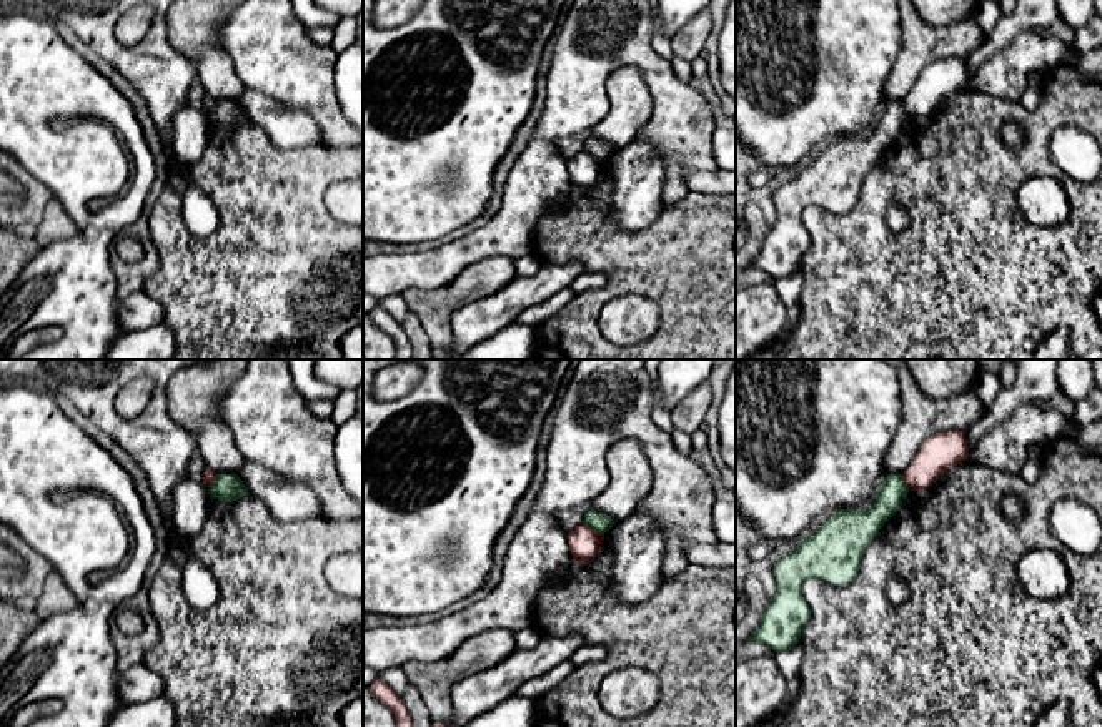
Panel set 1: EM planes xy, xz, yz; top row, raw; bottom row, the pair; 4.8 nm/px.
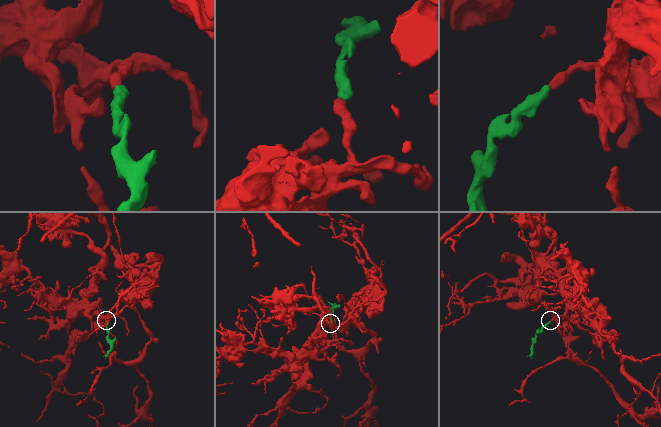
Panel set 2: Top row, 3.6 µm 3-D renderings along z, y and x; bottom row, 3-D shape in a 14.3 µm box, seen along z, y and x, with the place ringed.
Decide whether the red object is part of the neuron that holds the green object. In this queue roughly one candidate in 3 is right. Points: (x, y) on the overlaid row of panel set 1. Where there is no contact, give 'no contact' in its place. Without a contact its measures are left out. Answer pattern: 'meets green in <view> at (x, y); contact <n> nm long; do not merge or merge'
meets green in xz at (593, 529); contact 120 nm long; do not merge

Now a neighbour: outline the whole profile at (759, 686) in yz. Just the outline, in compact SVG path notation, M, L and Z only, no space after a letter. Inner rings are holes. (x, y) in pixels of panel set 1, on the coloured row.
M776 652L741 662L736 667L736 727L754 727L781 709L787 682L777 667Z

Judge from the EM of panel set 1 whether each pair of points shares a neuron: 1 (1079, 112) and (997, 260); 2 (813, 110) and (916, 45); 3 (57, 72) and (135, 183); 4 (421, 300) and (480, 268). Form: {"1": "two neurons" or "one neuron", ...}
{"1": "one neuron", "2": "two neurons", "3": "one neuron", "4": "one neuron"}

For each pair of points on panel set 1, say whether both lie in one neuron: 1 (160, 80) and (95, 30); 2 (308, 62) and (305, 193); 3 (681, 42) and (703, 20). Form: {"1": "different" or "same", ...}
{"1": "same", "2": "different", "3": "same"}

